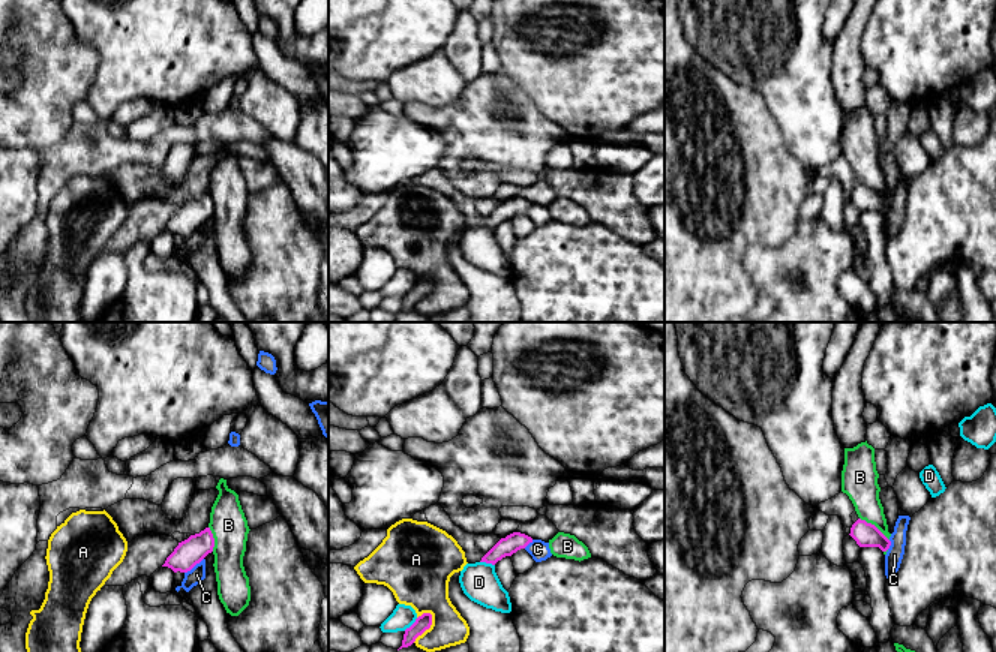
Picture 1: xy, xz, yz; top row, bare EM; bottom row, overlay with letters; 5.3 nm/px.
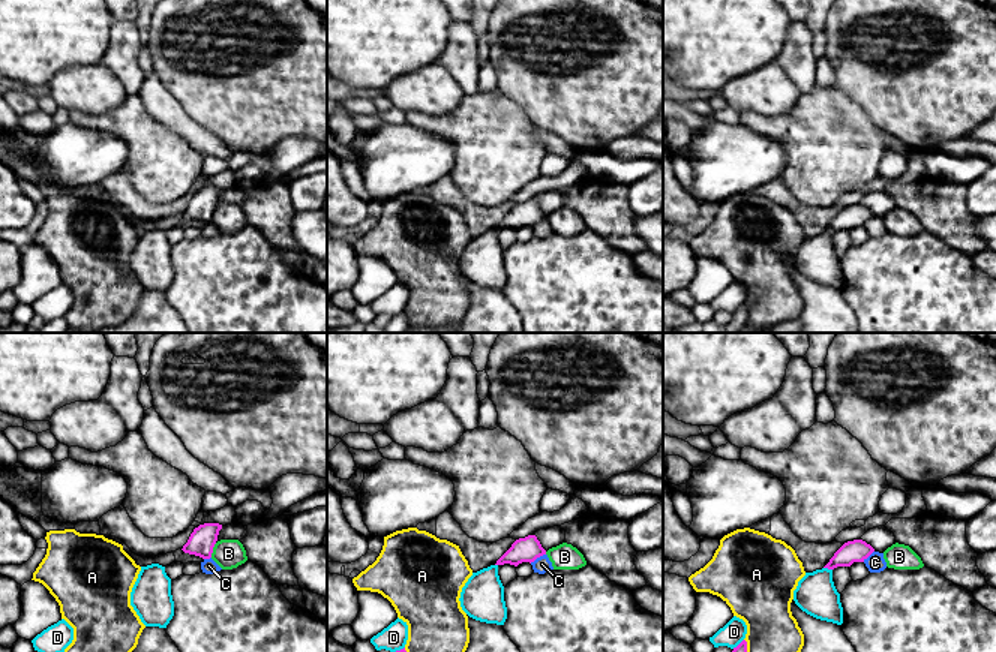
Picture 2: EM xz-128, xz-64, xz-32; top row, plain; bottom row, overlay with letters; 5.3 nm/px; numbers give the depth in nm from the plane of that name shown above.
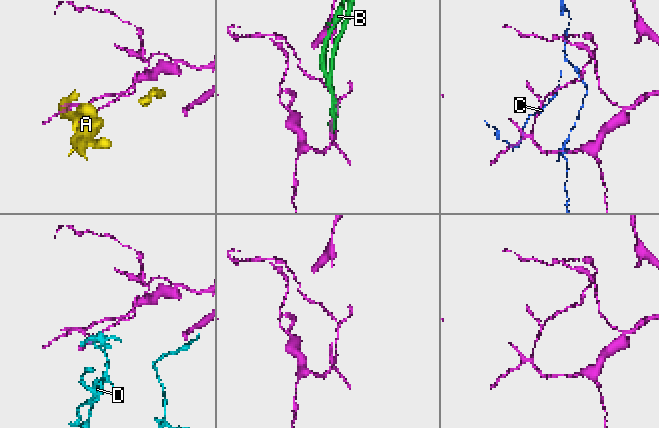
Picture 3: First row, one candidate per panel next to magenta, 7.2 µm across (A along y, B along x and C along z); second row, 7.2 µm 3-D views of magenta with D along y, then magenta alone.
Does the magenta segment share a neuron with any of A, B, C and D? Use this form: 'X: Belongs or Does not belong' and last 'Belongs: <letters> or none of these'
A: Does not belong
B: Does not belong
C: Does not belong
D: Does not belong
Belongs: none of these

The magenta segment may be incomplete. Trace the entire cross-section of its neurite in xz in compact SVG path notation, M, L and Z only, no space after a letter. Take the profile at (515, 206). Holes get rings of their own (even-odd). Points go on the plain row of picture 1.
M513 196L507 199L506 202L501 202L483 222L480 226L492 228L495 229L498 225L501 225L506 220L512 220L520 213L525 213L530 207L532 207L532 202L520 198Z

